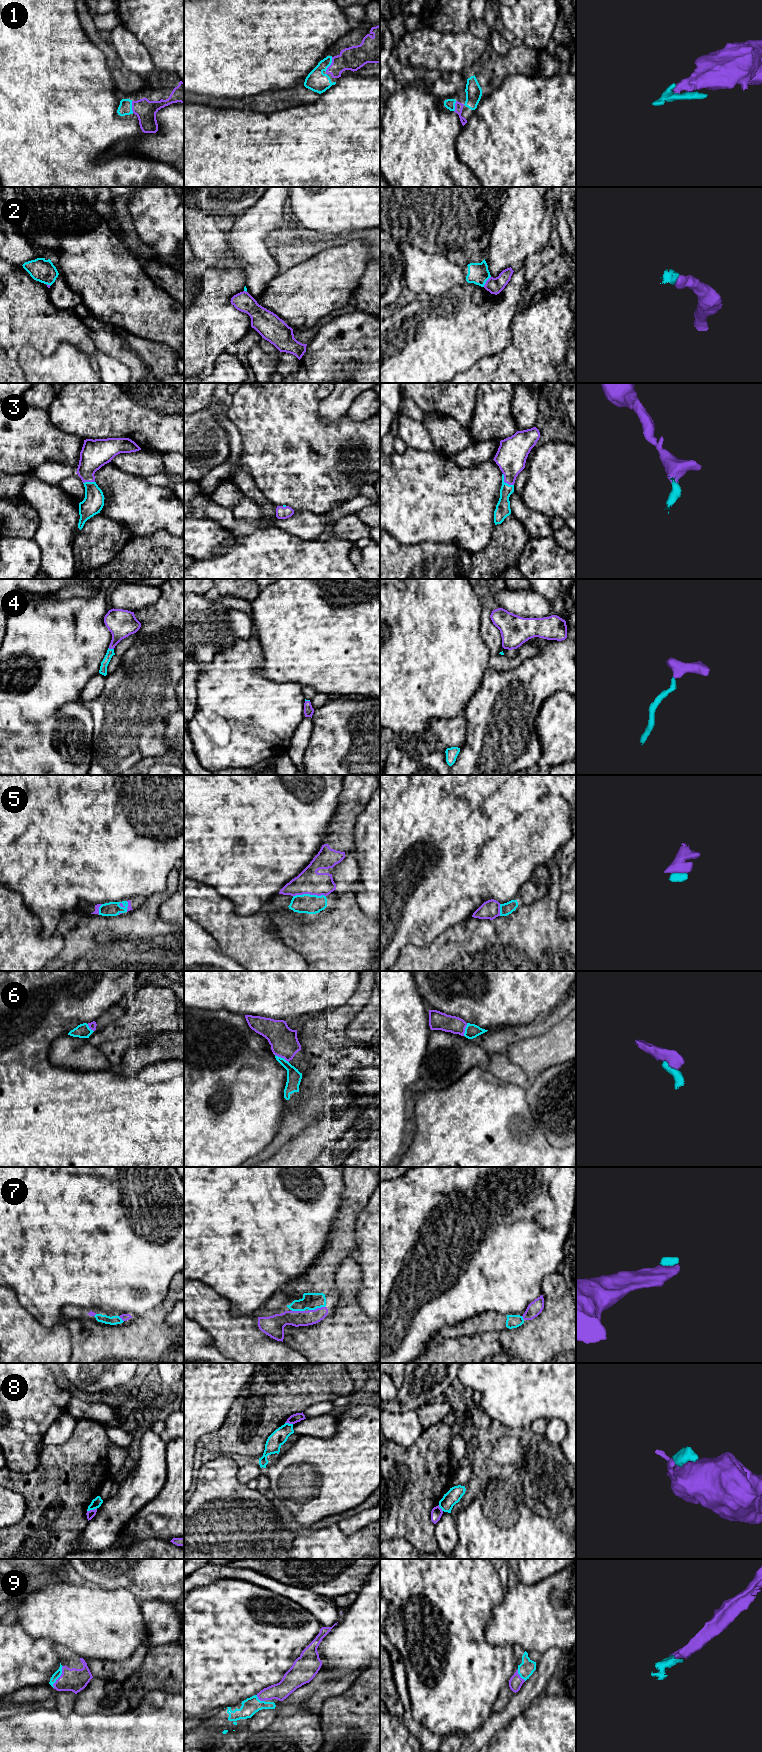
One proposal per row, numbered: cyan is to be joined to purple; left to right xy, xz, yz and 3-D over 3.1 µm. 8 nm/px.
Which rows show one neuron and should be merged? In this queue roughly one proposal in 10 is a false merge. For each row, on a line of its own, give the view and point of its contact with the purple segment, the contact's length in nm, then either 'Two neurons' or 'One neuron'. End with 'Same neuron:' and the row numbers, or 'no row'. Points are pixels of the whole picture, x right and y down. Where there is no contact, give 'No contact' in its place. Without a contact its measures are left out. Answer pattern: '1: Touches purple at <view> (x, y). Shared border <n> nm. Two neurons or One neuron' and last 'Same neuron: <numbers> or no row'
1: Touches purple at xz (331, 64). Shared border 130 nm. One neuron
2: Touches purple at yz (486, 281). Shared border 110 nm. One neuron
3: Touches purple at yz (505, 482). Shared border 130 nm. One neuron
4: Touches purple at xy (111, 648). Shared border 50 nm. One neuron
5: Touches purple at xz (309, 893). Shared border 260 nm. One neuron
6: Touches purple at xz (282, 1057). Shared border 130 nm. One neuron
7: Touches purple at xz (317, 1308). Shared border 130 nm. One neuron
8: Touches purple at xy (91, 1510). Shared border 80 nm. Two neurons
9: Touches purple at xy (59, 1677). Shared border 190 nm. One neuron
Same neuron: 1, 2, 3, 4, 5, 6, 7, 9

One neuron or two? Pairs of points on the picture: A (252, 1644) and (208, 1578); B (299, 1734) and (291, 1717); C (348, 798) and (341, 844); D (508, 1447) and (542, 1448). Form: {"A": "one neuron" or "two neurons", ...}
{"A": "two neurons", "B": "one neuron", "C": "one neuron", "D": "one neuron"}

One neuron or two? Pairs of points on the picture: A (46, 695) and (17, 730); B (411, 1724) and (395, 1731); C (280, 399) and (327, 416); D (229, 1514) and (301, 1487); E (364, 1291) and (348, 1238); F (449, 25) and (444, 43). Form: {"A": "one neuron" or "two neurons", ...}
{"A": "two neurons", "B": "two neurons", "C": "two neurons", "D": "two neurons", "E": "two neurons", "F": "two neurons"}

